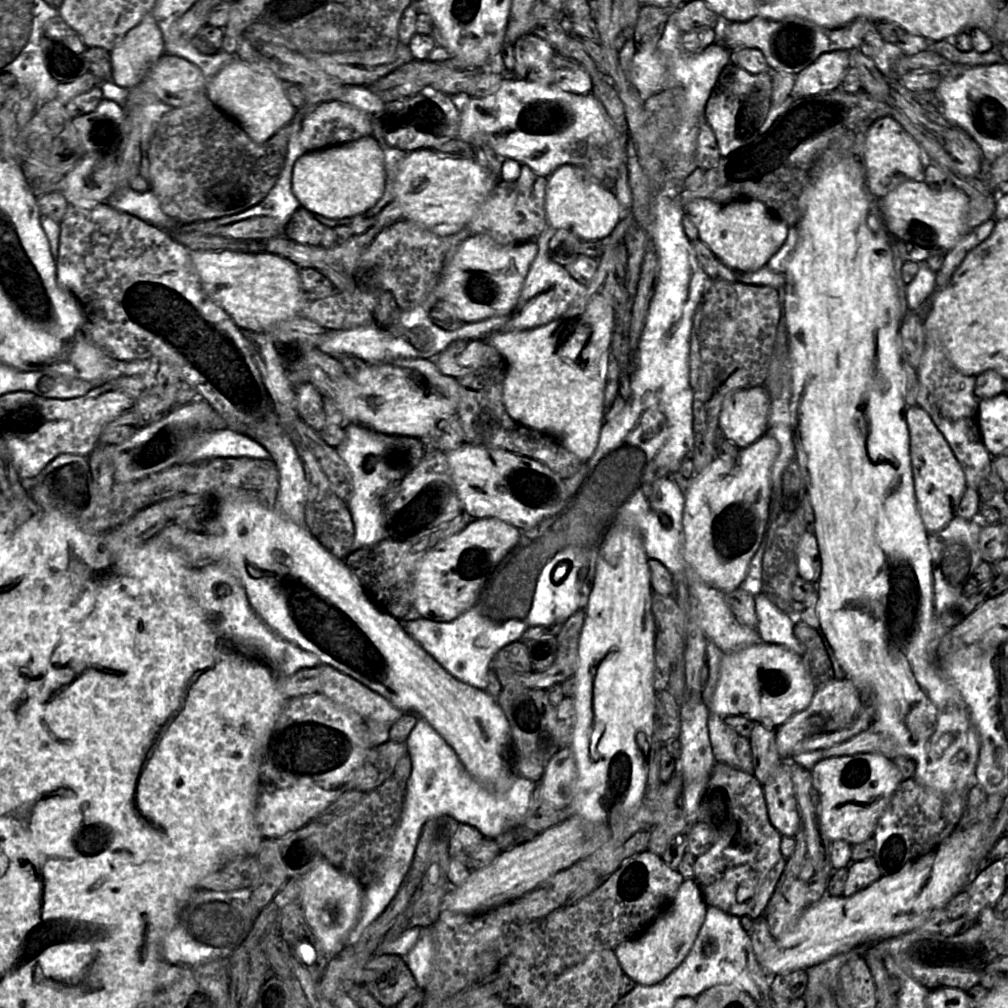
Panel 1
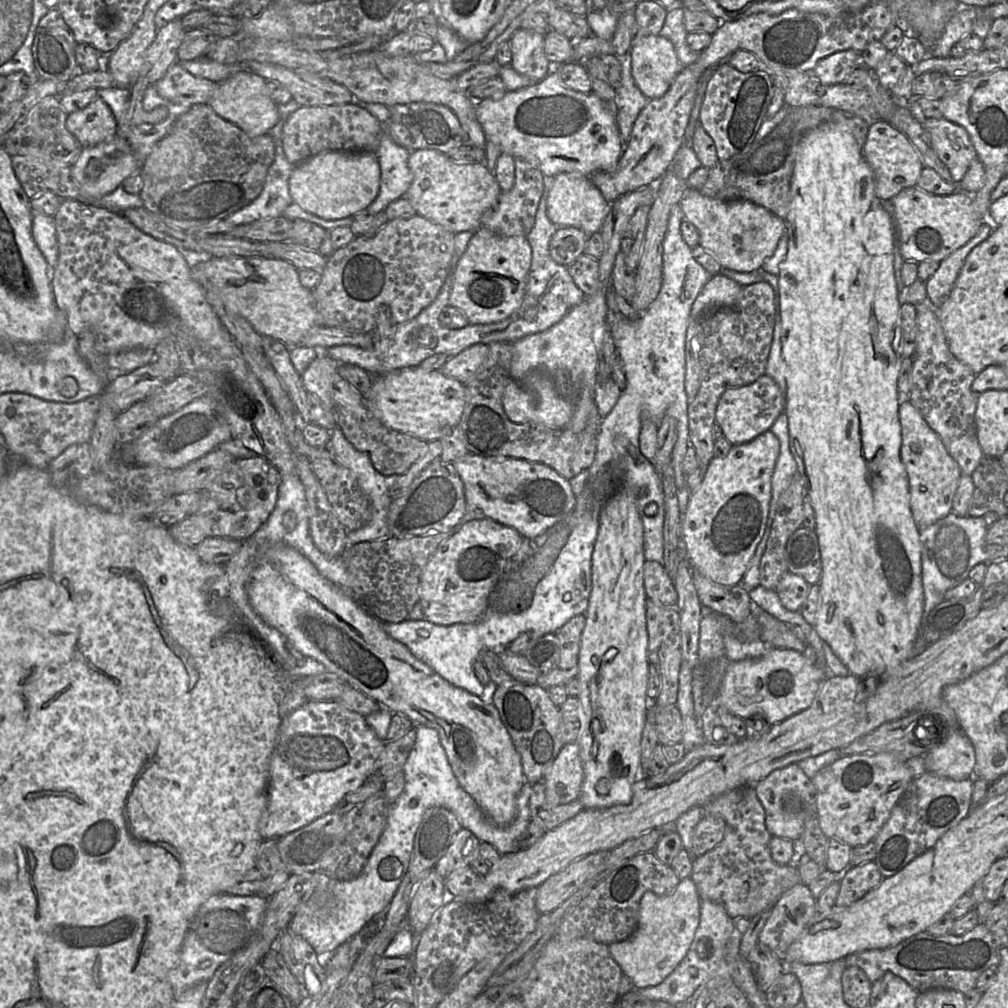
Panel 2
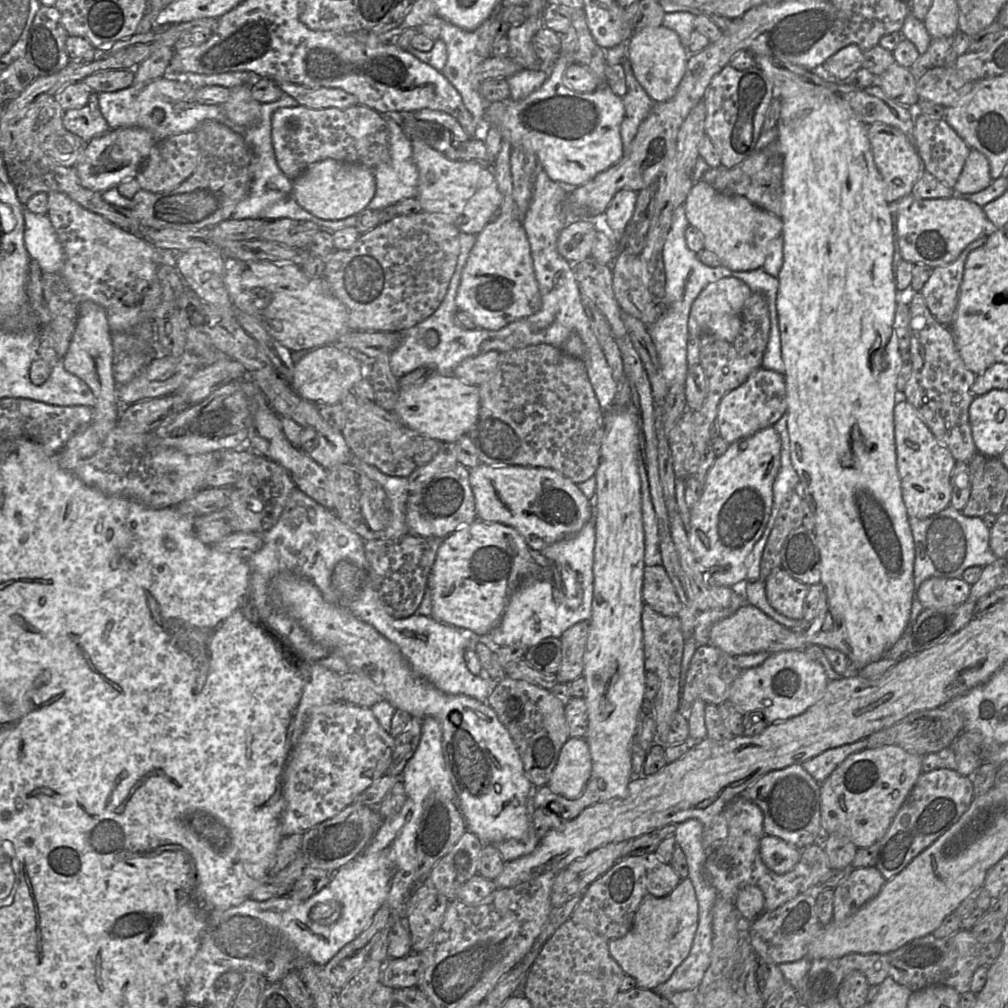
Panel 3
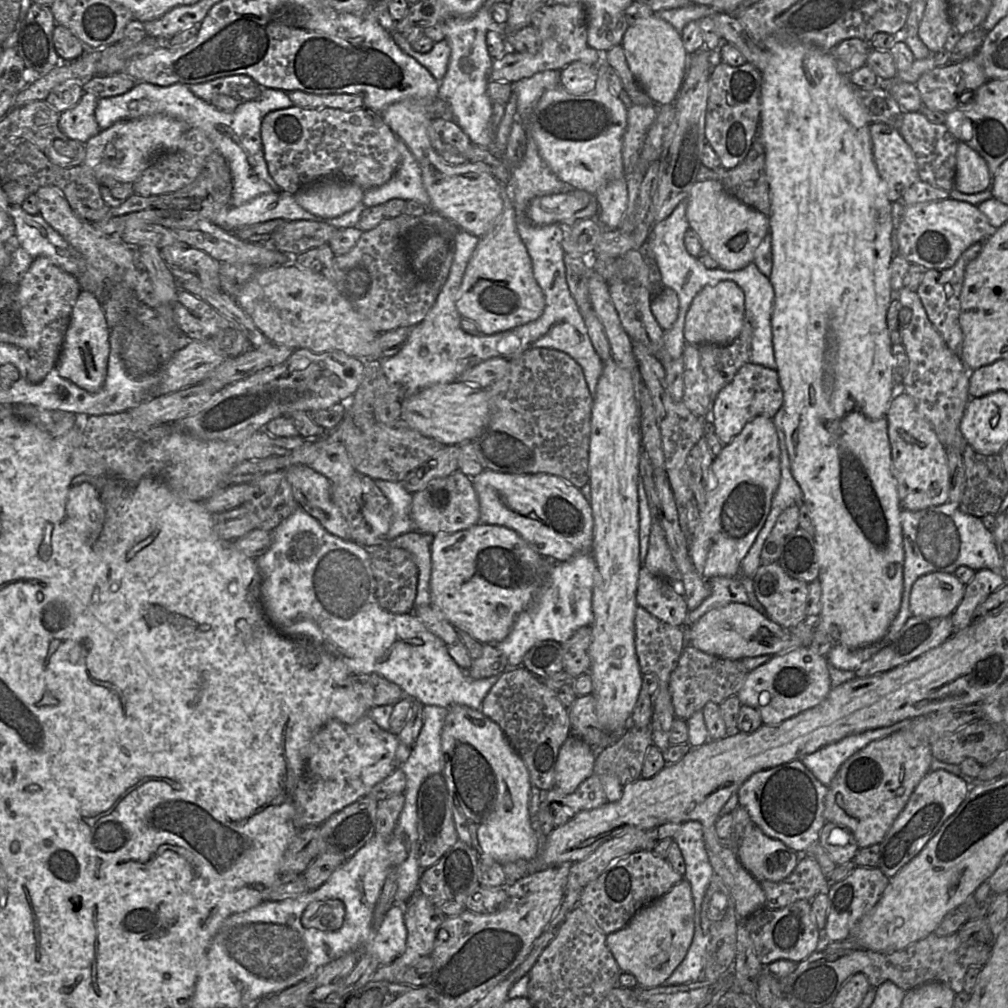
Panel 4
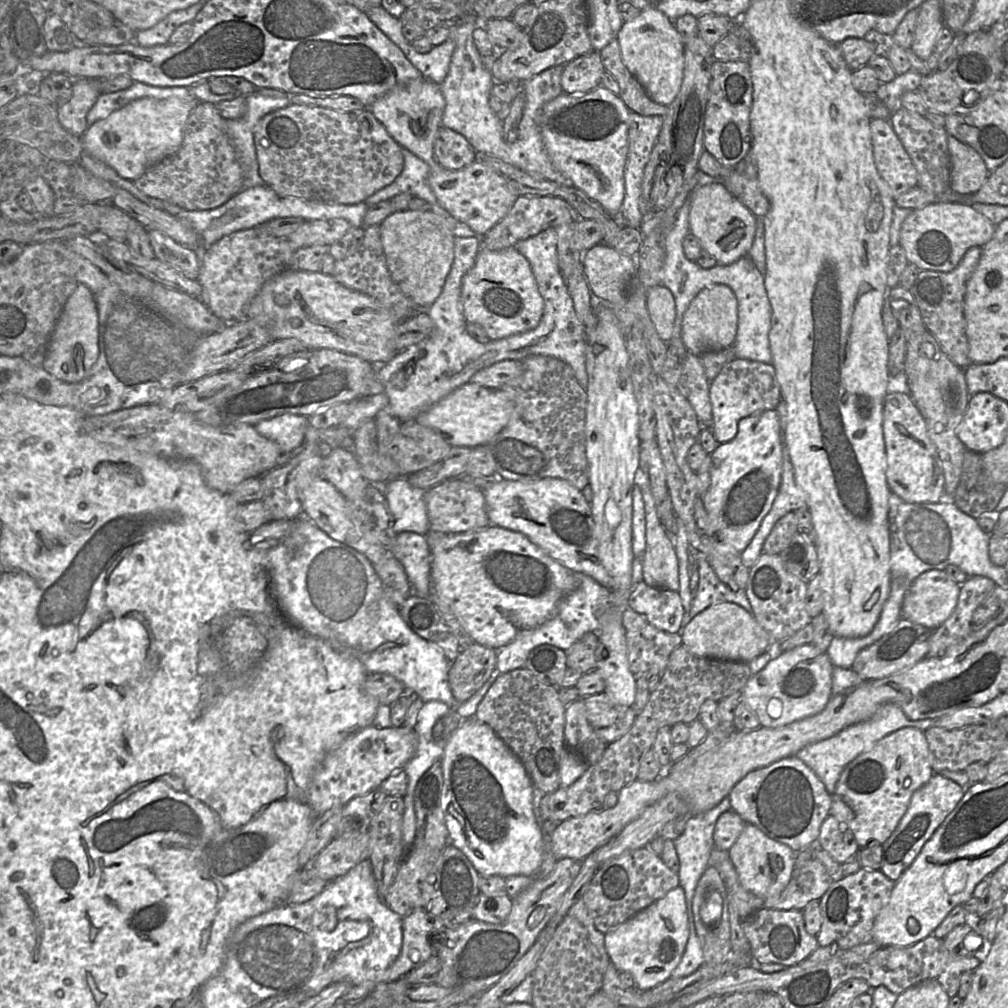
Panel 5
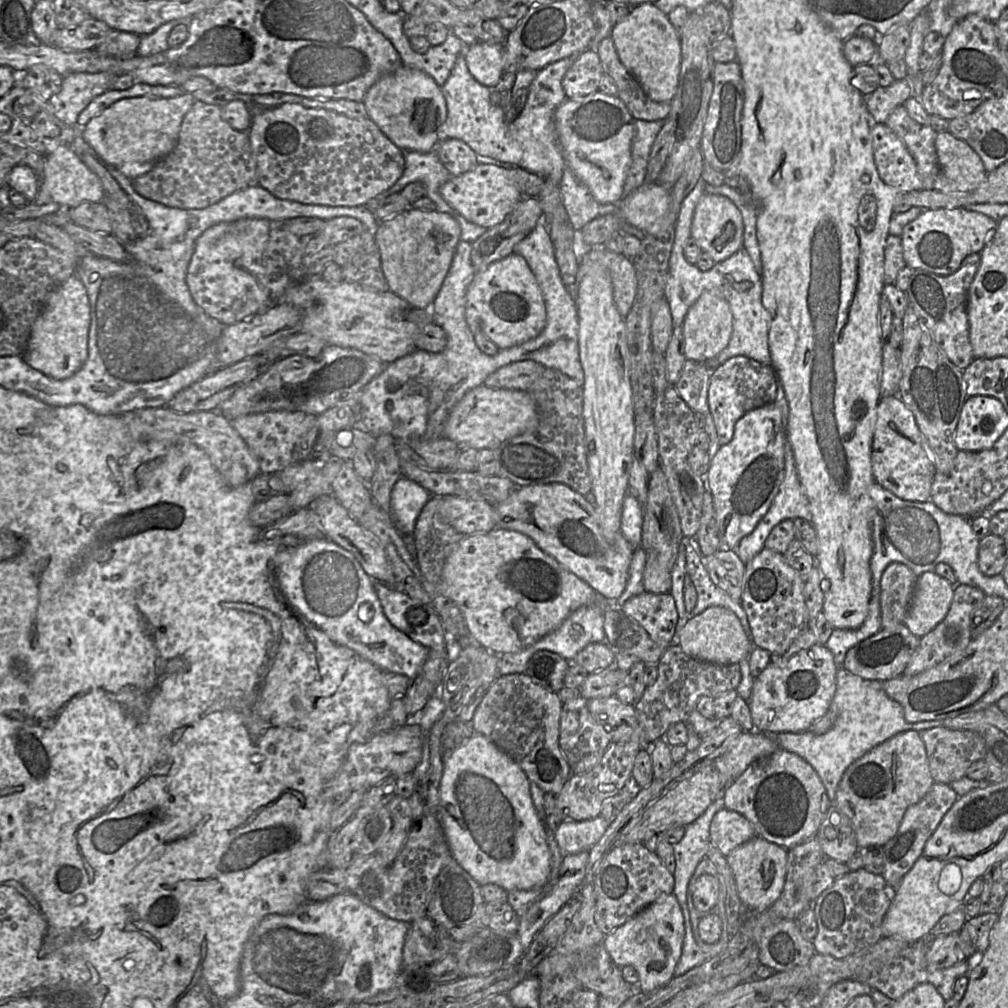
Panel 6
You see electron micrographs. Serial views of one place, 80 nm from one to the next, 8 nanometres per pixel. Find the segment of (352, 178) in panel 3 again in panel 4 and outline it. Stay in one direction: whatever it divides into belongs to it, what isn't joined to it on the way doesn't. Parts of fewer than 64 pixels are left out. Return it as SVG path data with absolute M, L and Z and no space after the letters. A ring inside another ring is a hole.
M328 181L304 187L294 196L308 212L322 217L339 217L354 209L363 200L365 191L349 181Z

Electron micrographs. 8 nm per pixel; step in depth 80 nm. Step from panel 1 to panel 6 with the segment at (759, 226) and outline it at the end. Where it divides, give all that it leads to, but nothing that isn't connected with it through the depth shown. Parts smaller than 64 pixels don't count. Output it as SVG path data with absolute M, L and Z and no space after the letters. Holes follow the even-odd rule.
M705 193L699 200L693 215L691 236L715 263L734 254L743 246L743 218L738 207L726 196Z

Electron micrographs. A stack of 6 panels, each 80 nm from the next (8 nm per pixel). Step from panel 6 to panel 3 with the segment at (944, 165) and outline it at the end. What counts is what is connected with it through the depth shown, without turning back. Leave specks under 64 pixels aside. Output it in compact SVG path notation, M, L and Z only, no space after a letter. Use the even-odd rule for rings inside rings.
M971 149L954 187L954 192L974 194L990 186L992 181L987 158L978 150Z

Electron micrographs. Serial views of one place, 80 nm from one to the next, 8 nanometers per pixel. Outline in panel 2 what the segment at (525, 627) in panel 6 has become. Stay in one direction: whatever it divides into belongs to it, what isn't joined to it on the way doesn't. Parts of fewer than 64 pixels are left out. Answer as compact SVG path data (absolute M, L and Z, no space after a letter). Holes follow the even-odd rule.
M490 518L465 519L457 531L439 545L423 569L418 594L424 619L438 625L475 623L480 620L488 607L489 596L495 583L509 559L520 549L523 538L516 529Z

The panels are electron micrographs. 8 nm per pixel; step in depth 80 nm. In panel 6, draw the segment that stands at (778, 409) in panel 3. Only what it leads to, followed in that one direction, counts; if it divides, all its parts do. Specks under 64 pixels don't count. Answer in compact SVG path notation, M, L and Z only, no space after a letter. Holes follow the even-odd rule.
M738 355L712 368L708 388L708 405L720 446L733 437L736 422L748 411L773 403L777 396L778 378L771 365Z

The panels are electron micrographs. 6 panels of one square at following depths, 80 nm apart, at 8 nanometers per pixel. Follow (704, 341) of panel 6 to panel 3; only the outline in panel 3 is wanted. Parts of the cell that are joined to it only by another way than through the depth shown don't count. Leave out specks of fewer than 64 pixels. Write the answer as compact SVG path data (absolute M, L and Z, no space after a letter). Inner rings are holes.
M724 277L707 284L691 306L688 320L689 335L712 334L732 342L741 328L741 311L751 293L750 288L735 277Z

